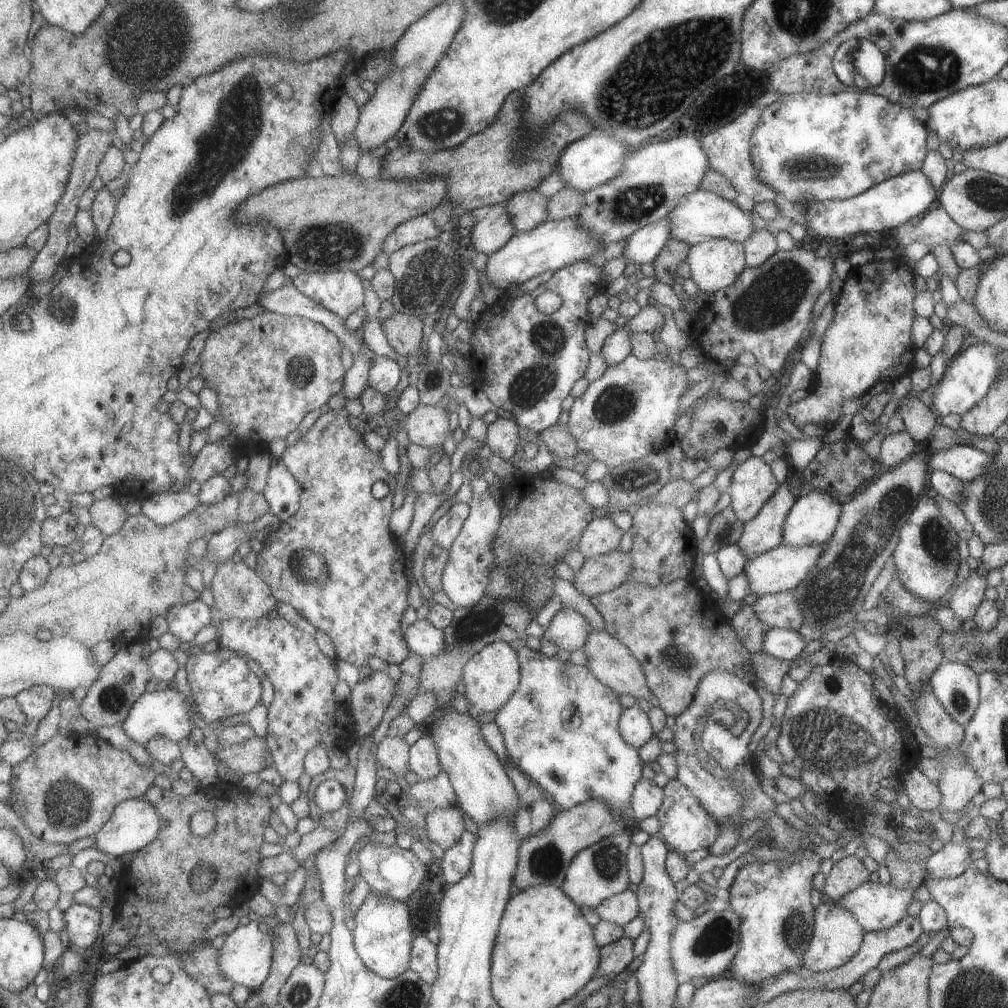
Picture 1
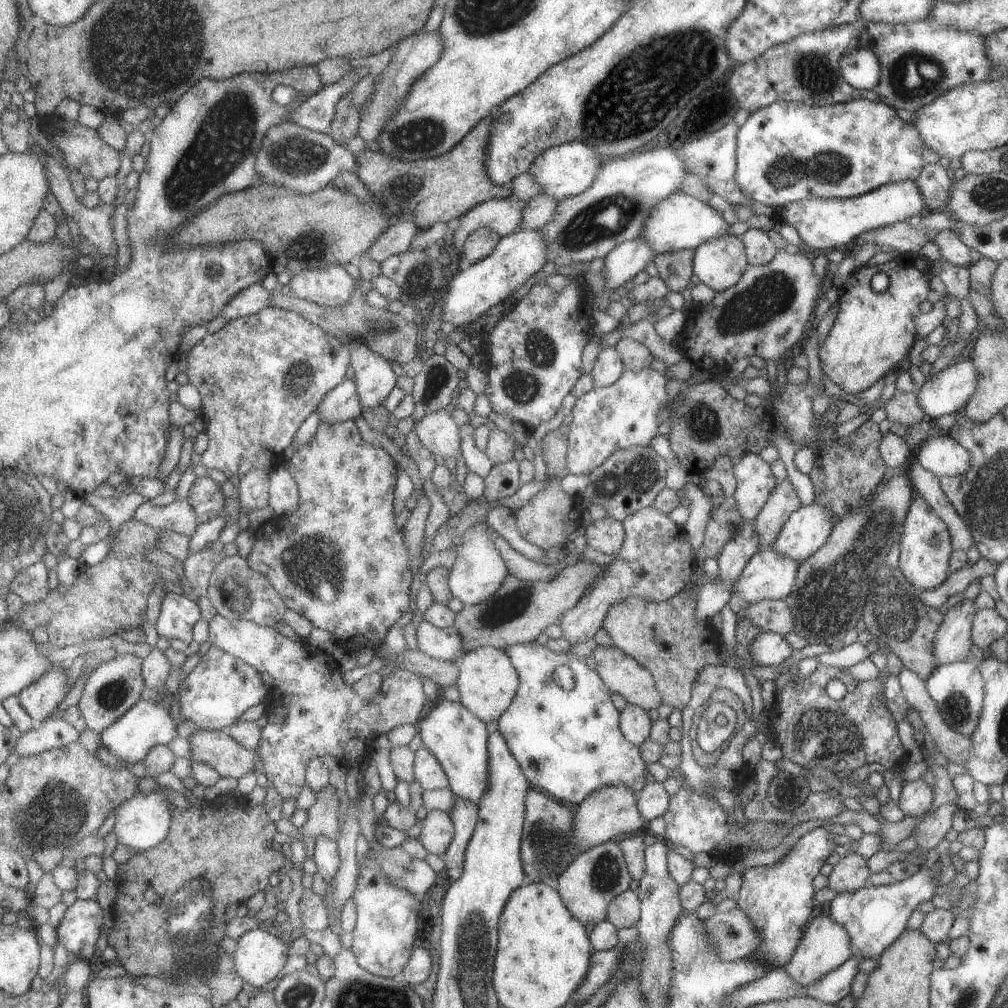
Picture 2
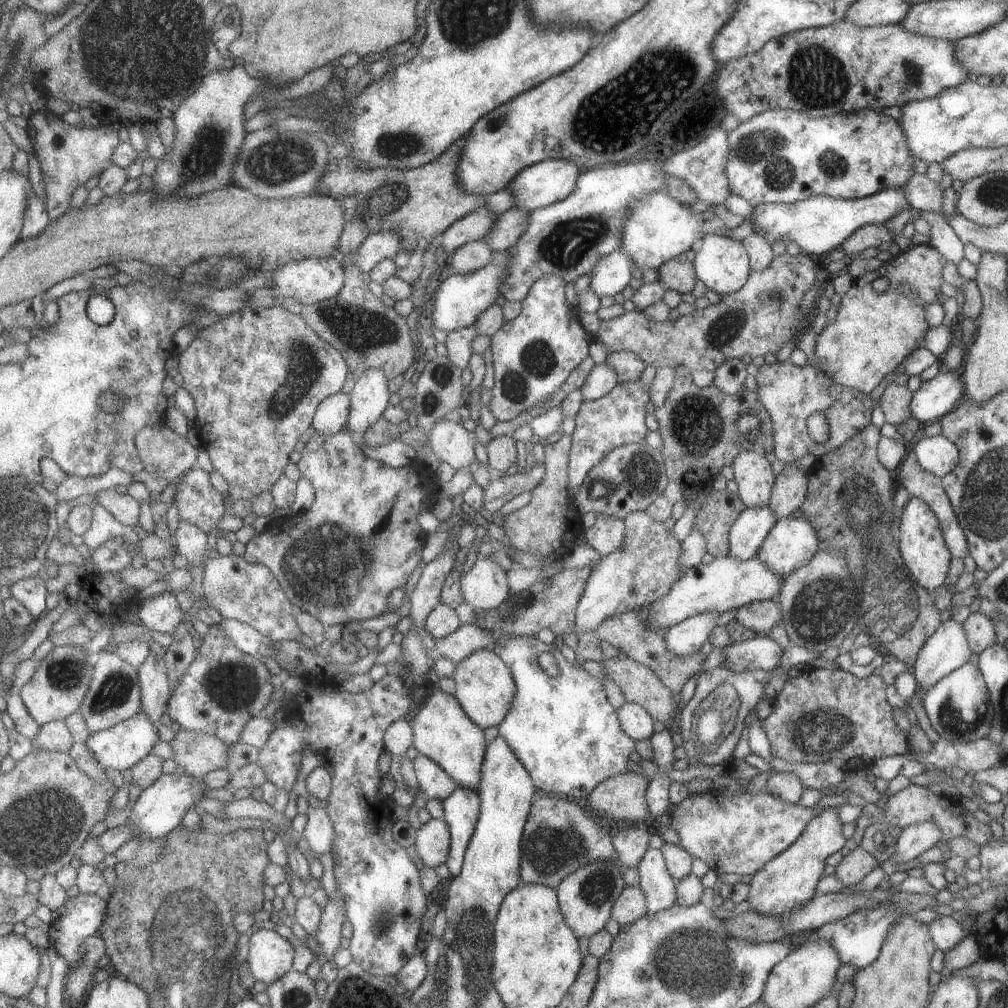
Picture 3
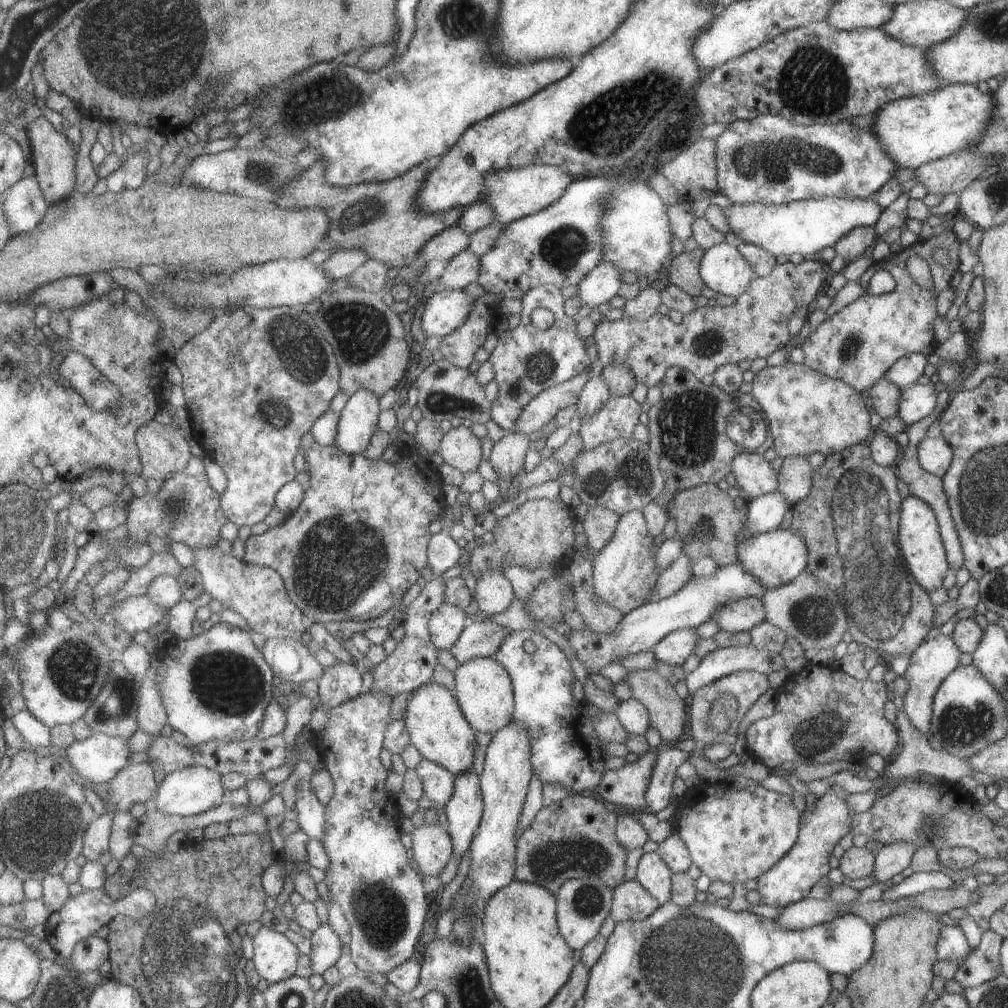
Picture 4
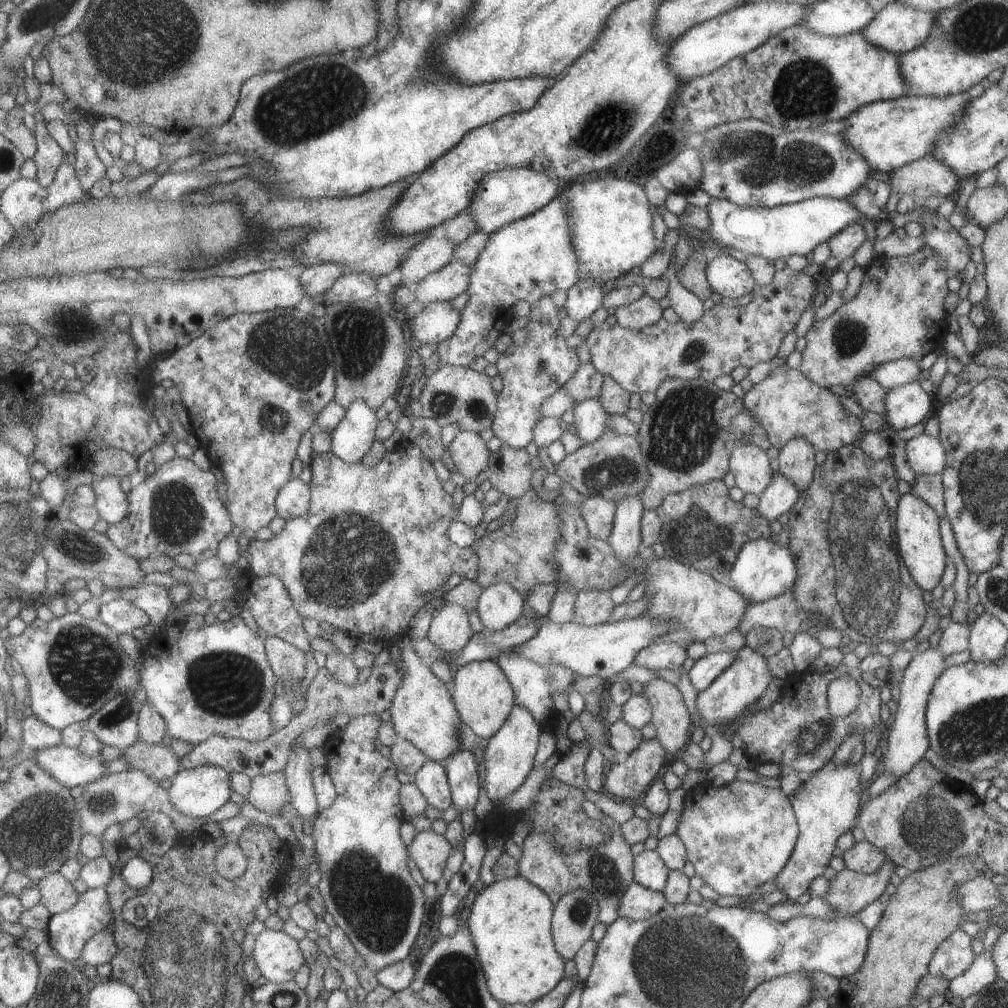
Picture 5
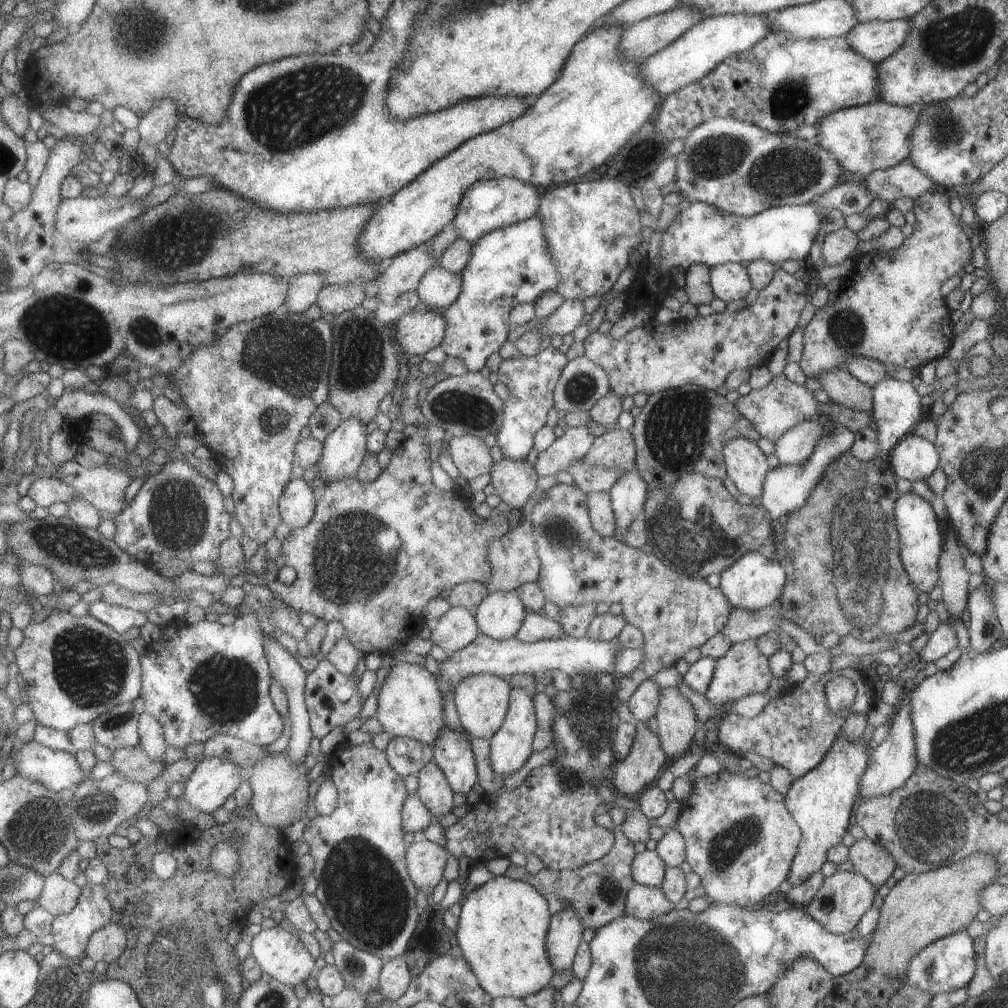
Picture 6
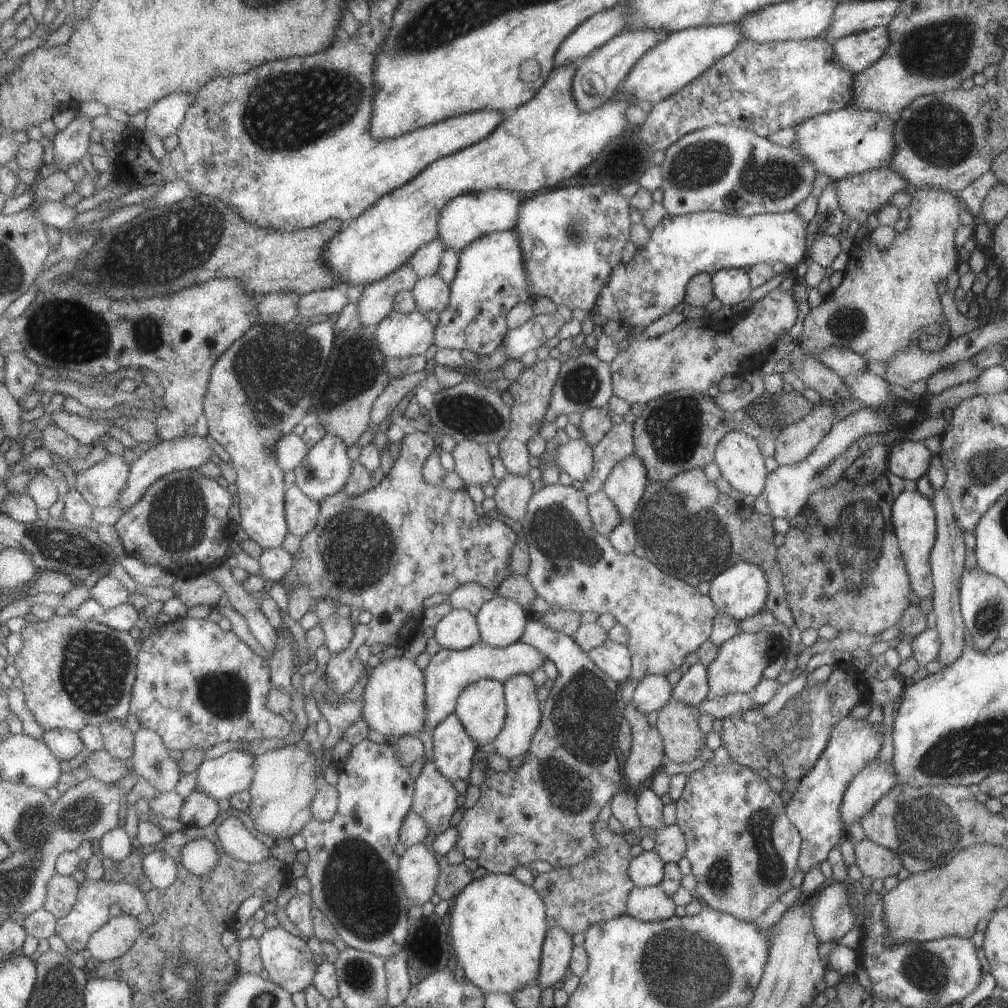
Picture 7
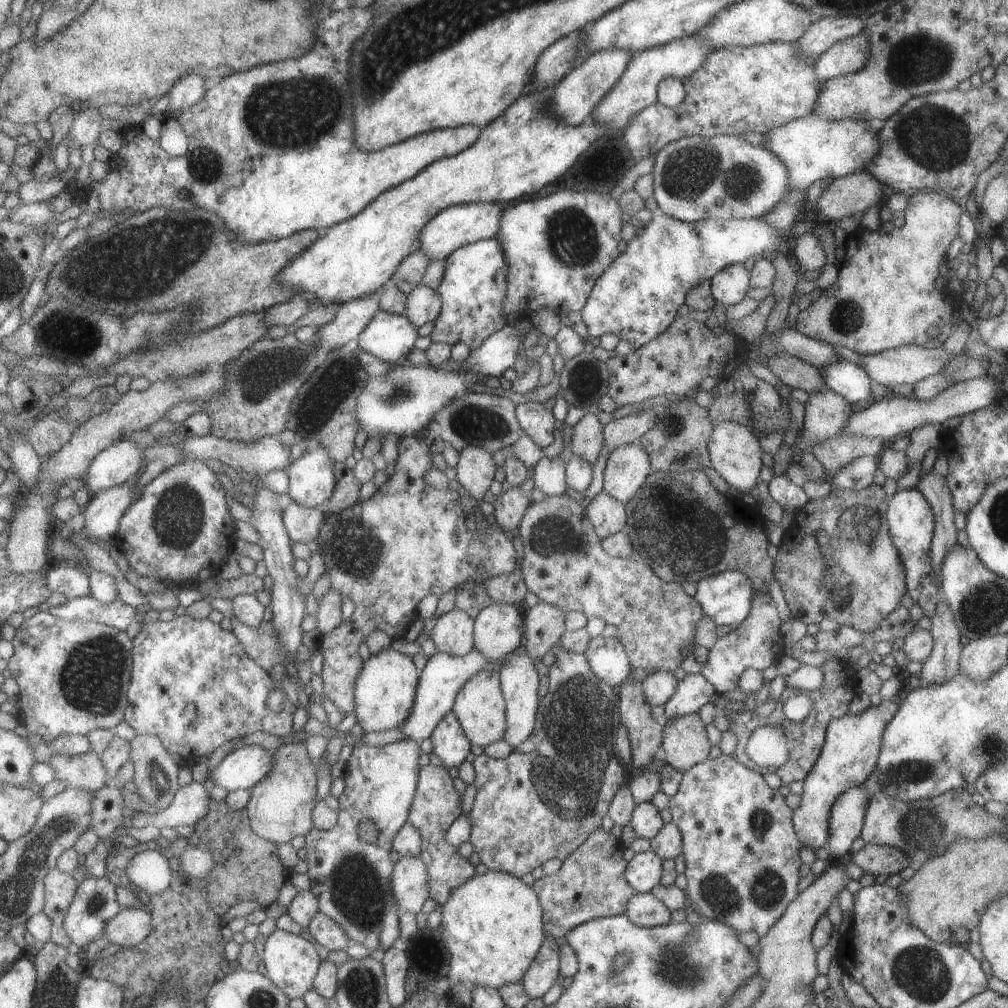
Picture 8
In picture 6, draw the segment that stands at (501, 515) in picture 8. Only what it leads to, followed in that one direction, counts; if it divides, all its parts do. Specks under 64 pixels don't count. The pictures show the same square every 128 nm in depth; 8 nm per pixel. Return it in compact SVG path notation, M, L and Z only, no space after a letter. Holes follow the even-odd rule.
M504 457L500 463L495 462L490 474L495 494L510 507L523 508L539 490L539 475L534 465L526 460L516 461L509 457Z

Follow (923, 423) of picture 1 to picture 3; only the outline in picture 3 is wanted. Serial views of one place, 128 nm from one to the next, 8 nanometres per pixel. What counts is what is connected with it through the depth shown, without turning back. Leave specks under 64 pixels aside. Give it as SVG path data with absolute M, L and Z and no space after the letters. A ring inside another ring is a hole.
M891 383L880 396L878 407L885 415L885 423L893 426L911 420L909 412L909 402L911 402L912 393L903 384Z

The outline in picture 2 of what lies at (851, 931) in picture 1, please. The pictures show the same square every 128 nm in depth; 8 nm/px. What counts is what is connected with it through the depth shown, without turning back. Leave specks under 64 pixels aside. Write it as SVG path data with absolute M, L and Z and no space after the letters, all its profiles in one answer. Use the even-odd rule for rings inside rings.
M817 910L813 914L809 924L807 924L805 932L803 932L803 938L799 940L799 944L795 948L795 954L781 968L783 968L783 972L787 972L787 976L793 982L797 982L799 986L803 986L803 984L811 984L817 978L825 976L827 972L834 970L851 956L851 940L847 936L847 932L843 930L843 926L835 924L829 916L825 916Z

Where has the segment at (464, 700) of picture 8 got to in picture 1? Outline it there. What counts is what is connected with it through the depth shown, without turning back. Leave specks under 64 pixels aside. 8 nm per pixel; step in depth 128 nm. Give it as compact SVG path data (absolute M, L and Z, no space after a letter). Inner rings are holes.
M499 640L483 648L479 654L467 662L464 670L464 684L466 698L480 713L499 713L507 702L511 701L515 690L519 689L522 682L522 663L519 661L517 648L510 643Z

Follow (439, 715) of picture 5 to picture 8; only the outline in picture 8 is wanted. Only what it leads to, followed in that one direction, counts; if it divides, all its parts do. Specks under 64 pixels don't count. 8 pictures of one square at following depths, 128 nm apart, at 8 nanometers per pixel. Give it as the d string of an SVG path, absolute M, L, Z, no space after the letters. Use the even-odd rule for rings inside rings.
M390 647L369 657L363 666L363 672L359 674L355 688L354 713L362 729L367 733L381 732L401 728L405 722L409 722L407 718L411 718L414 713L421 676L422 672L413 658L395 652Z

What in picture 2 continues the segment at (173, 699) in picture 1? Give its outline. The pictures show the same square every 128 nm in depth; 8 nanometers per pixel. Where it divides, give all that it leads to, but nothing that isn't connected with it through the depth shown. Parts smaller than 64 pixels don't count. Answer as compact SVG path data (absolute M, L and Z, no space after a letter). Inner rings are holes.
M157 699L141 700L125 716L117 720L115 724L100 735L103 746L108 748L122 764L131 767L141 760L145 761L145 758L151 753L151 750L155 749L155 746L167 745L177 736L181 736L182 733L182 723L175 723L168 709L164 708L161 701Z

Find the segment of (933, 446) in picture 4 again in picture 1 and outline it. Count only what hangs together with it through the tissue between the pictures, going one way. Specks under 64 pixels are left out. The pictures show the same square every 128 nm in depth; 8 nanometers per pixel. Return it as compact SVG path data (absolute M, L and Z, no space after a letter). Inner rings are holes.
M953 445L947 450L928 455L929 471L941 470L961 481L971 482L983 476L990 468L994 458L970 445Z

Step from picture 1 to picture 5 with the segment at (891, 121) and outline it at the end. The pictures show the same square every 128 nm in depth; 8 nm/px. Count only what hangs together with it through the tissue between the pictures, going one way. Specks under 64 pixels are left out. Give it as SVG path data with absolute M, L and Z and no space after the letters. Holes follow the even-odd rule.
M741 119L738 121L729 121L713 125L710 129L702 132L703 142L696 148L700 154L700 163L702 168L702 177L696 182L696 188L706 192L711 198L732 202L740 207L774 207L784 204L796 203L810 199L811 197L829 197L832 199L844 199L848 194L858 189L867 179L870 166L859 156L858 151L854 151L847 143L842 141L839 133L819 133L814 132L813 128L796 131L786 131L775 128L766 122L757 119Z

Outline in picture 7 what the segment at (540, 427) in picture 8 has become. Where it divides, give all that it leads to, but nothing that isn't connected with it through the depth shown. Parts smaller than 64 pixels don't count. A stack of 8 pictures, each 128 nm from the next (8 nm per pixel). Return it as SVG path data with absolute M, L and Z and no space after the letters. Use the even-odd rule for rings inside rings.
M593 351L573 352L562 364L562 374L555 384L546 422L554 422L559 416L567 416L571 413L582 415L585 410L606 407L611 396L612 382L608 364L599 360Z

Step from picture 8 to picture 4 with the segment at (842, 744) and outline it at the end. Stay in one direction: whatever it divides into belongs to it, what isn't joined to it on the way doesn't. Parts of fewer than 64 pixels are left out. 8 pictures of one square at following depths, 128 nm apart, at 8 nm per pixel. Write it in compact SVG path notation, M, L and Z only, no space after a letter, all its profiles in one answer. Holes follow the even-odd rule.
M831 784L816 798L813 810L804 810L800 814L795 844L767 872L756 878L756 891L761 895L762 904L773 908L786 907L796 900L805 899L809 889L826 876L830 870L827 860L831 850L844 834L850 832L852 814L856 811L846 805L847 795L839 785Z

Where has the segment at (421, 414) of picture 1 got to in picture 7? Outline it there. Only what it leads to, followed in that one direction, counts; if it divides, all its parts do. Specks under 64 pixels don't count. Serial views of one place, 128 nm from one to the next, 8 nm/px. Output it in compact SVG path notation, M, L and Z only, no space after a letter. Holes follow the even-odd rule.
M463 440L453 450L452 457L456 463L455 471L463 478L466 487L473 484L481 488L495 477L494 458L485 444Z

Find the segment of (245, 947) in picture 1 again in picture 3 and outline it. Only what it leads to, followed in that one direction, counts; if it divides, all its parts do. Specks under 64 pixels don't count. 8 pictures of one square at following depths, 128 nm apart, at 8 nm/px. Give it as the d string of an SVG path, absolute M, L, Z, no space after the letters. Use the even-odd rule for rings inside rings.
M269 926L259 928L250 936L246 961L253 977L269 986L294 970L295 946Z

